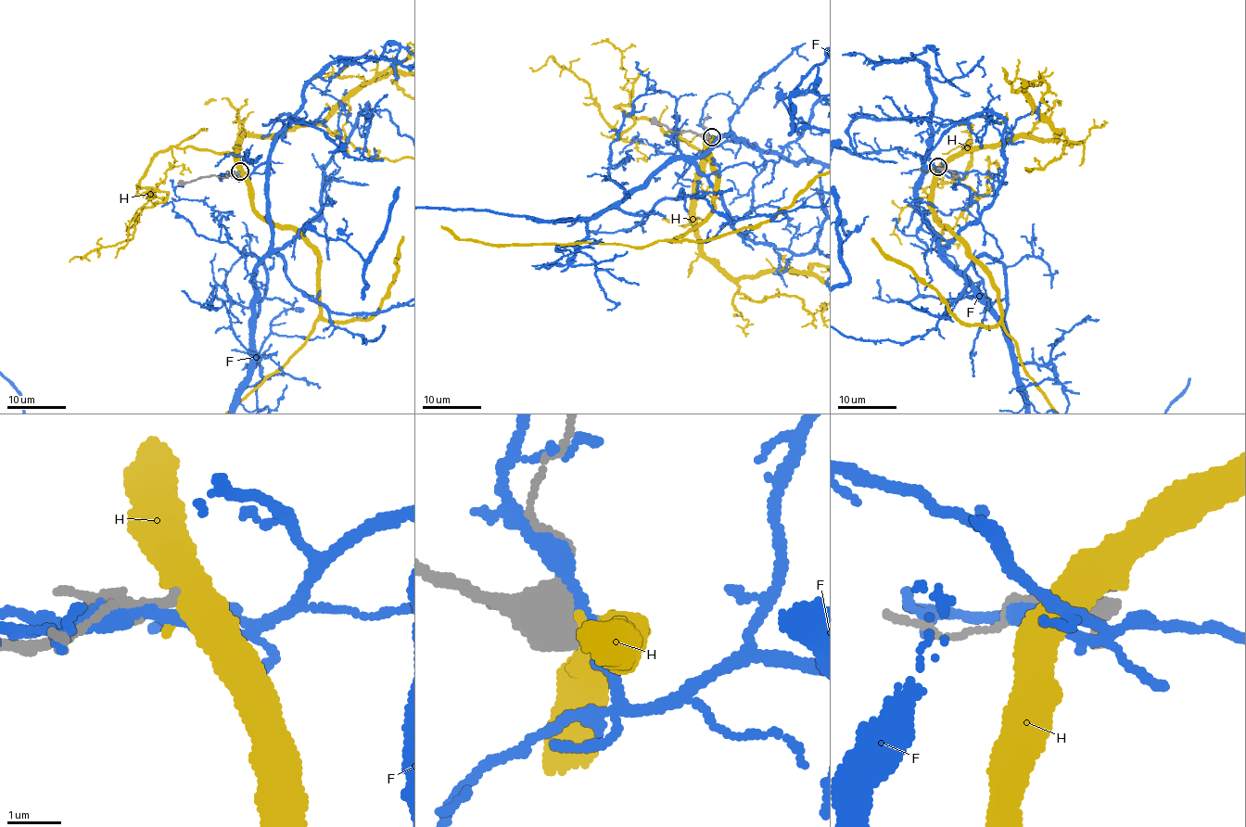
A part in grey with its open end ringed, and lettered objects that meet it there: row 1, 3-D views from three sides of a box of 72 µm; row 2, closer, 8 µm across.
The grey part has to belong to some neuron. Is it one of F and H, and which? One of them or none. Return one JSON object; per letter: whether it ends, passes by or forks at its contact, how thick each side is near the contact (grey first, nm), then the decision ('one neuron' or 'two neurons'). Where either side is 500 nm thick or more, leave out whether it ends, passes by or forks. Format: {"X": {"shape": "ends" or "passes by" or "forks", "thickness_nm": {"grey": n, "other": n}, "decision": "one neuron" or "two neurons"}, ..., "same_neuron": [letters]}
{"F": {"shape": "passes by", "thickness_nm": {"grey": 360, "other": 320}, "decision": "two neurons"}, "H": {"thickness_nm": {"grey": 300, "other": 550}, "decision": "two neurons"}, "same_neuron": []}

